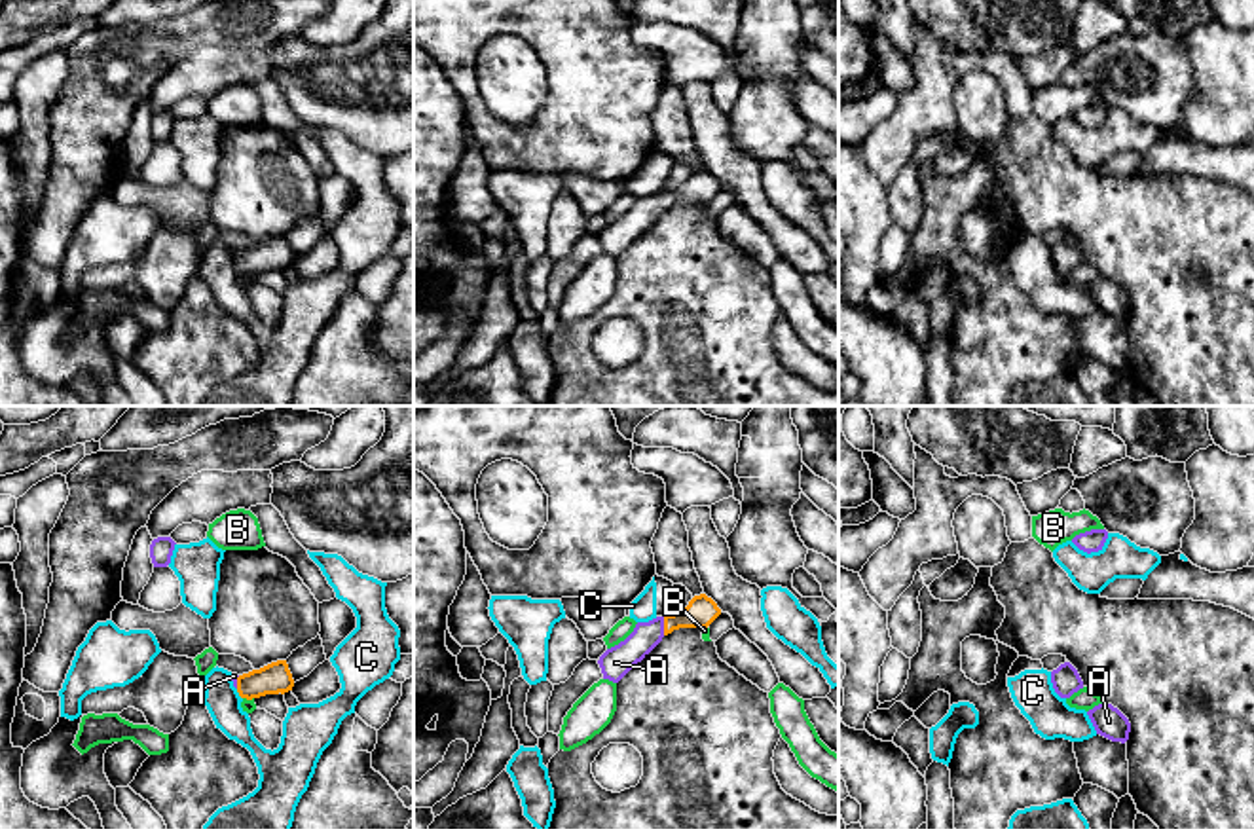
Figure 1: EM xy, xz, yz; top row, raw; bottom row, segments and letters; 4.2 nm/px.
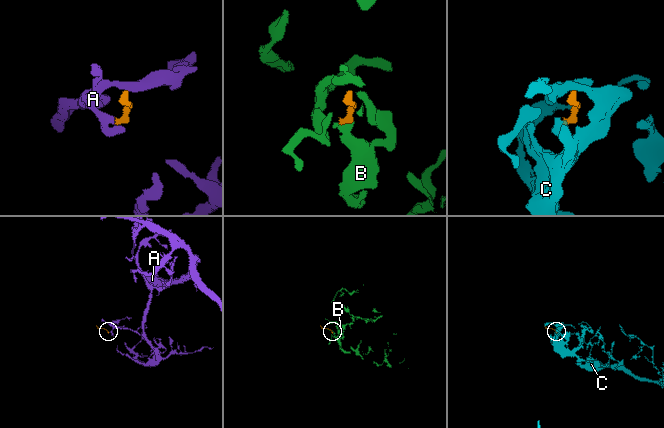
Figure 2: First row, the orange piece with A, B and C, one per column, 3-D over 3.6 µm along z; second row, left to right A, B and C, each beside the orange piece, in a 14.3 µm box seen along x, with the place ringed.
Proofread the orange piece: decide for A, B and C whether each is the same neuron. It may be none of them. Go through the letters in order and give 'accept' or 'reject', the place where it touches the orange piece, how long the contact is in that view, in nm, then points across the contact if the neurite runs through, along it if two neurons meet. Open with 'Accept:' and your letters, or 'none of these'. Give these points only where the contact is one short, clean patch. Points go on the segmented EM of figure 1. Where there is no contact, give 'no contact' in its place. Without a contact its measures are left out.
Accept: A
A: accept; contact xz (664, 626); length 80 nm
B: reject; contact xy (249, 699); length 50 nm; border xy (243, 697), (253, 699)
C: reject; contact xy (239, 695); length 50 nm; border xy (236, 689), (241, 699)

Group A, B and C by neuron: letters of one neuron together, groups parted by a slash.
A / B / C

